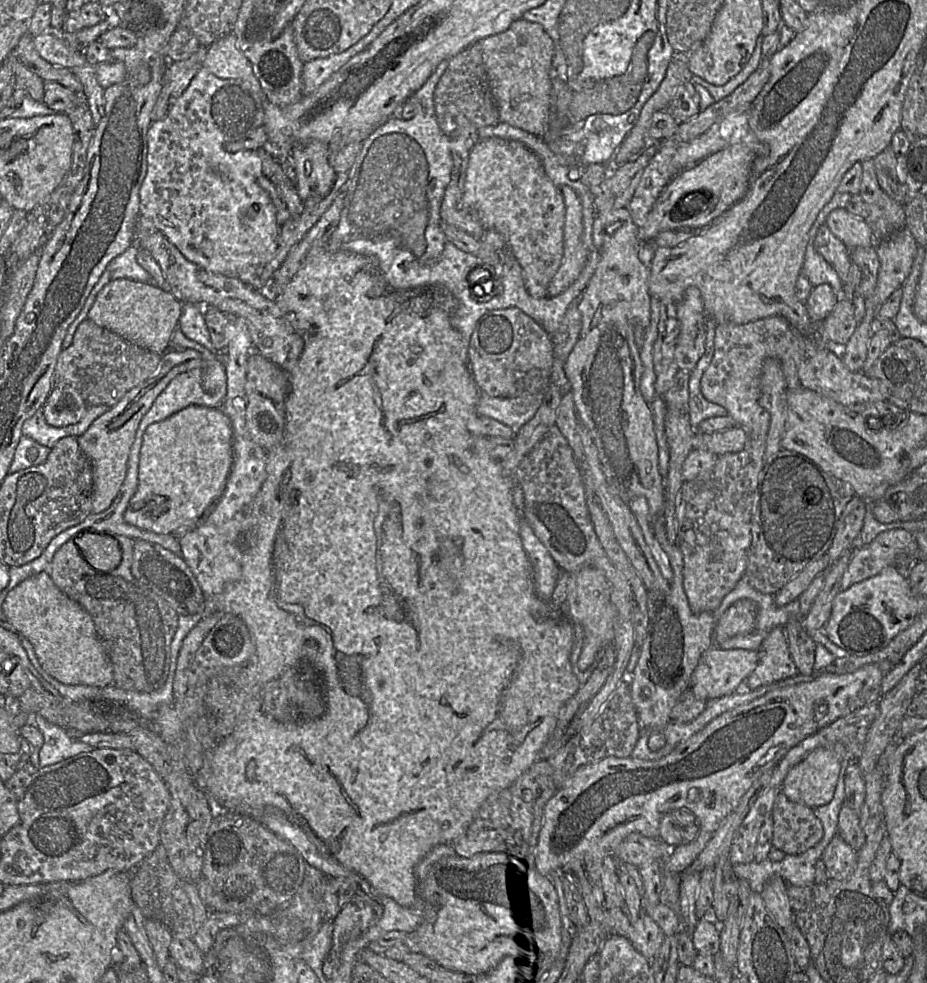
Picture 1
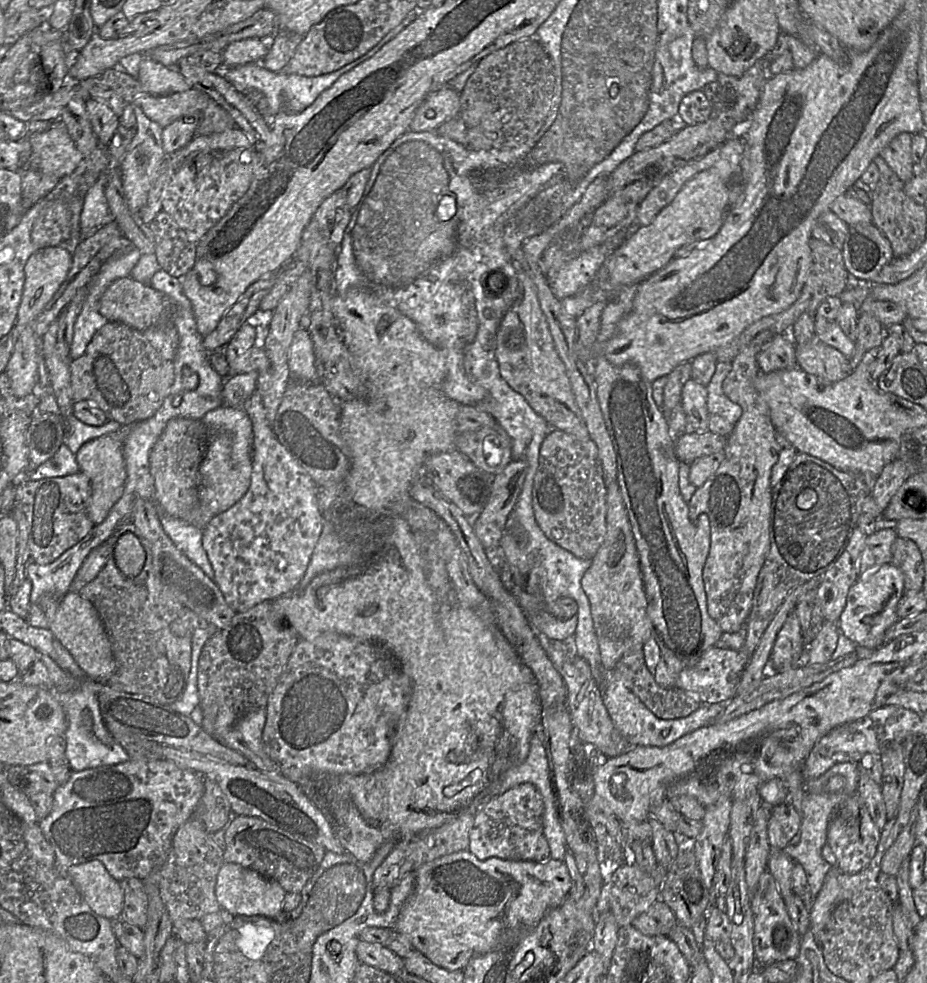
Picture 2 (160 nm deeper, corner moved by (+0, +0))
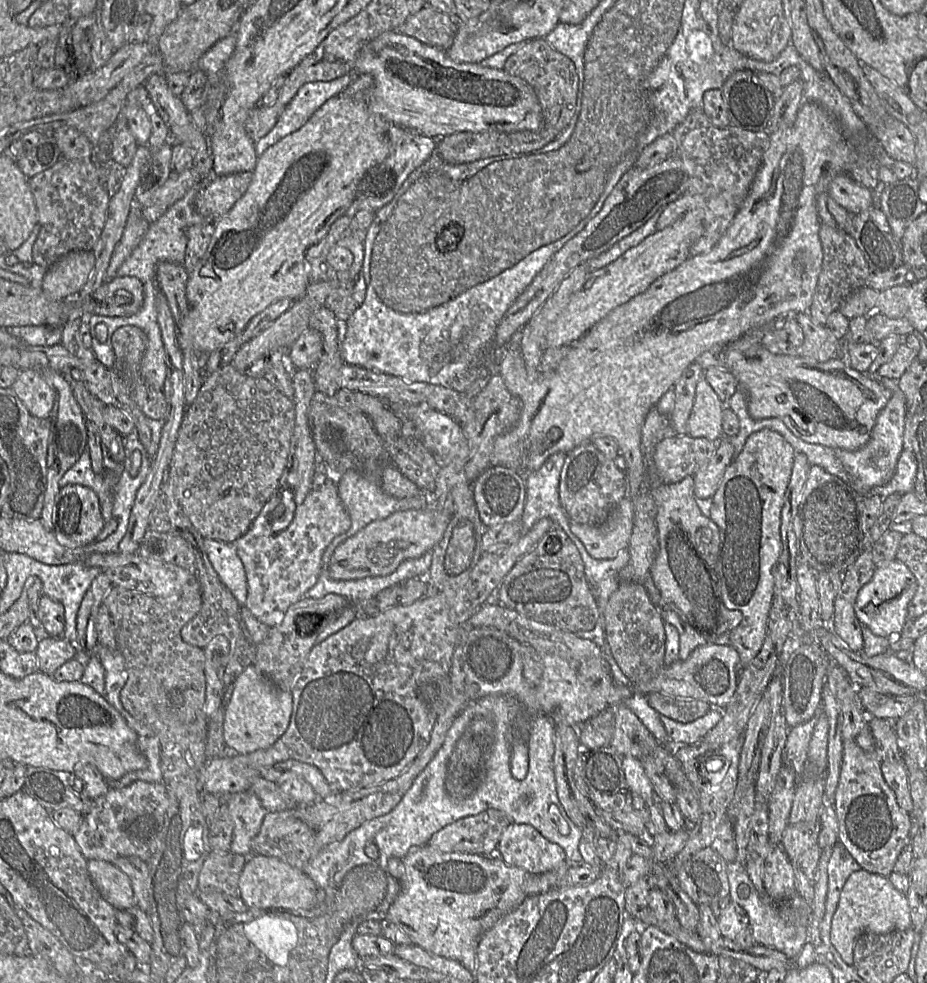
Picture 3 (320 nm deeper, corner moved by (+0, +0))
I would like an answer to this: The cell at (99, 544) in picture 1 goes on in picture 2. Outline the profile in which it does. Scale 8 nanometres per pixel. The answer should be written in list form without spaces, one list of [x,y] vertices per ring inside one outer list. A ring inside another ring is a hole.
[[[126,532],[118,539],[112,558],[123,574],[134,576],[143,568],[146,552],[139,538]]]

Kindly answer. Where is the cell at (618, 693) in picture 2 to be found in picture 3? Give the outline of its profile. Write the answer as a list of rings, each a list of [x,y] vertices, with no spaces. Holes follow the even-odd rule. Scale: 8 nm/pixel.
[[[711,709],[705,716],[687,723],[677,722],[660,715],[671,745],[693,745],[711,731],[721,720],[721,714]]]

